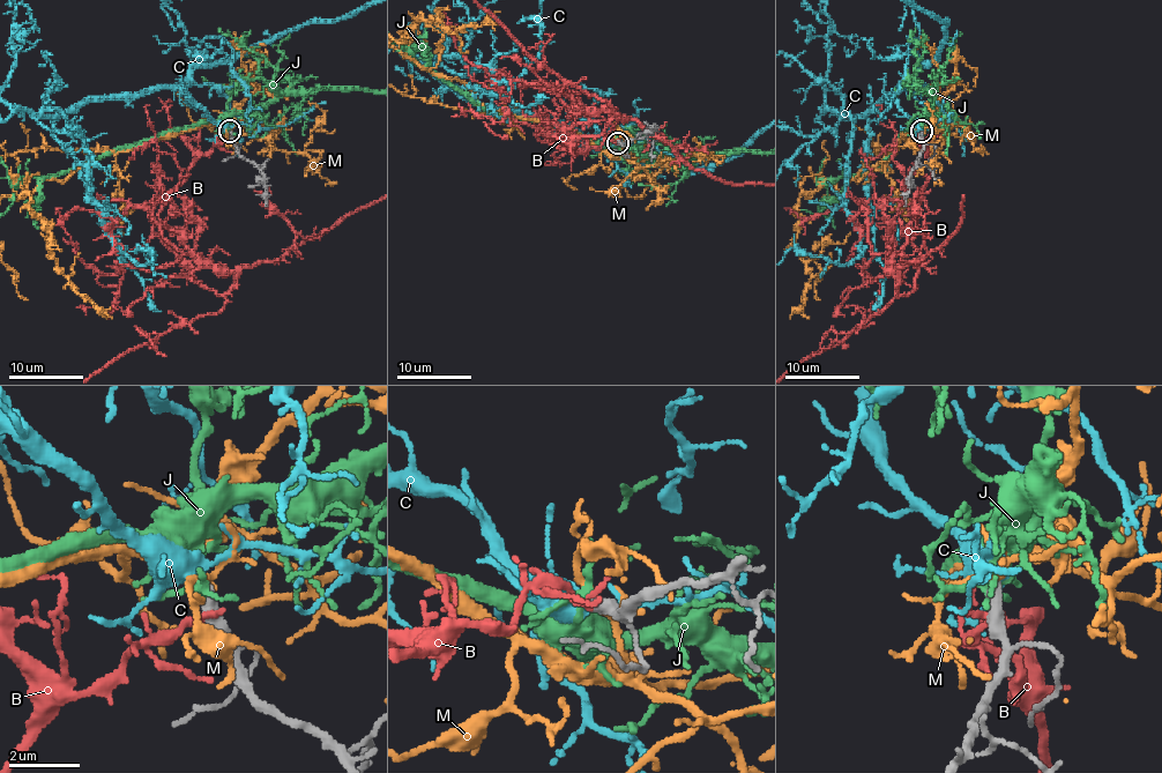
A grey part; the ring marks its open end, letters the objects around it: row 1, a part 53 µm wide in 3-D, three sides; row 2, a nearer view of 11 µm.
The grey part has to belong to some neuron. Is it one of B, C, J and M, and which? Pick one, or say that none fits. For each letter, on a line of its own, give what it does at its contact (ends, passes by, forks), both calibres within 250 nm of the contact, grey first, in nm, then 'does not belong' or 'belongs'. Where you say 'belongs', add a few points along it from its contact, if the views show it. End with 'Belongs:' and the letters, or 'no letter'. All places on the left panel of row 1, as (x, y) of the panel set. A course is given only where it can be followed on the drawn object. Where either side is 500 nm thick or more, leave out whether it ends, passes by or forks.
B: 550 nm thick on the grey side, 150 nm on the other; does not belong
C: it passes by; 380 nm thick on the grey side, 440 nm on the other; belongs; it runs (230, 131), (179, 87), (162, 87), (89, 97), (50, 114), (16, 109), (4, 120)
J: it forks there; 480 nm thick on the grey side, 150 nm on the other; does not belong
M: it forks there; 380 nm thick on the grey side, 150 nm on the other; does not belong
Belongs: C

